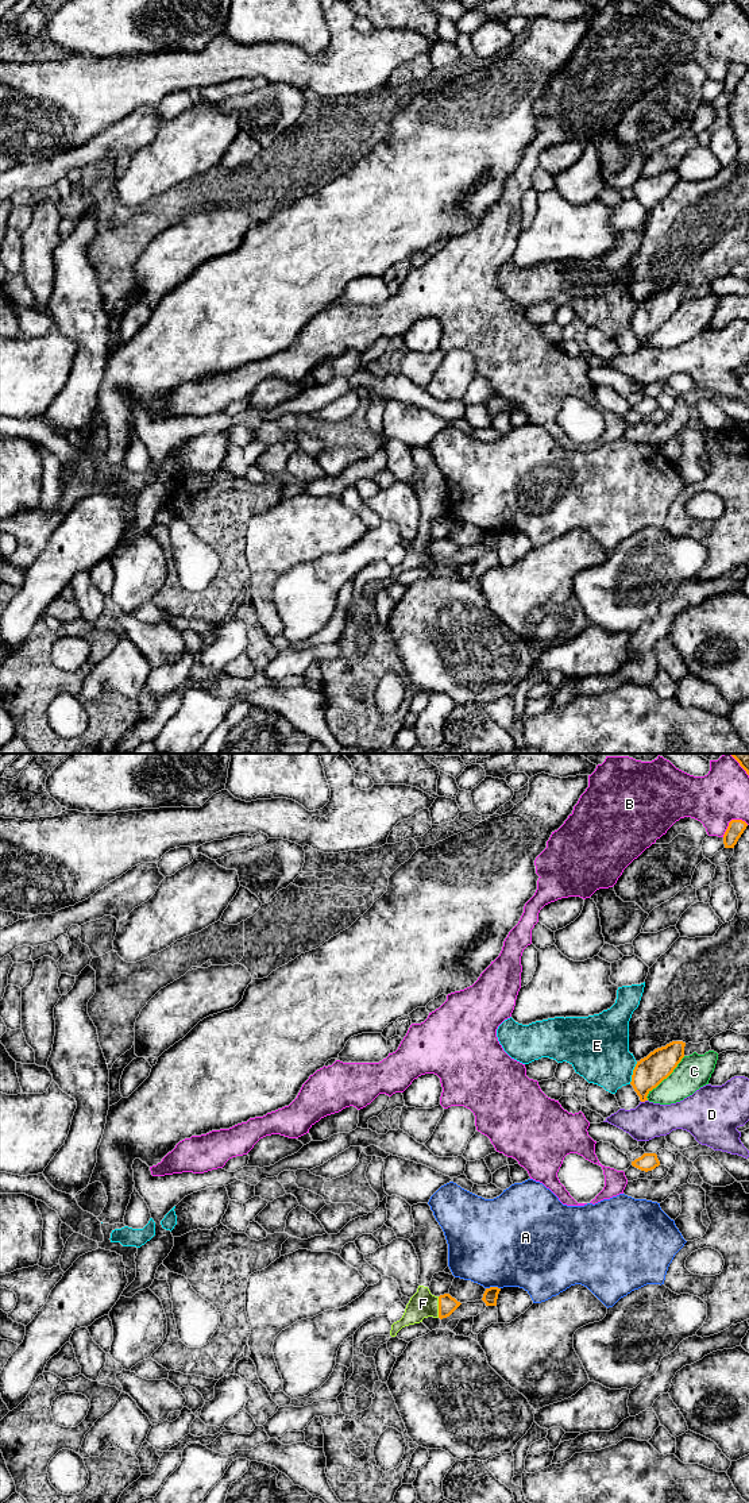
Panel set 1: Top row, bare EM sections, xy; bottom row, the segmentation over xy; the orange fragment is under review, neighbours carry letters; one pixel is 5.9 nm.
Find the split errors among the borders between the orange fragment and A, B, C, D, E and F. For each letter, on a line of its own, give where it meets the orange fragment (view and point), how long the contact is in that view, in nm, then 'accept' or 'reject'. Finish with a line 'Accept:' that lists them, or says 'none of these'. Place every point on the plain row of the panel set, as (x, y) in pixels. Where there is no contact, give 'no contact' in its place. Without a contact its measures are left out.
A: xy (493, 531) | 90 nm | reject
B: xy (732, 64) | 180 nm | reject
C: xy (664, 322) | 340 nm | reject
D: xy (644, 345) | 40 nm | reject
E: xy (633, 316) | 140 nm | reject
F: xy (439, 551) | 130 nm | accept
Accept: F

